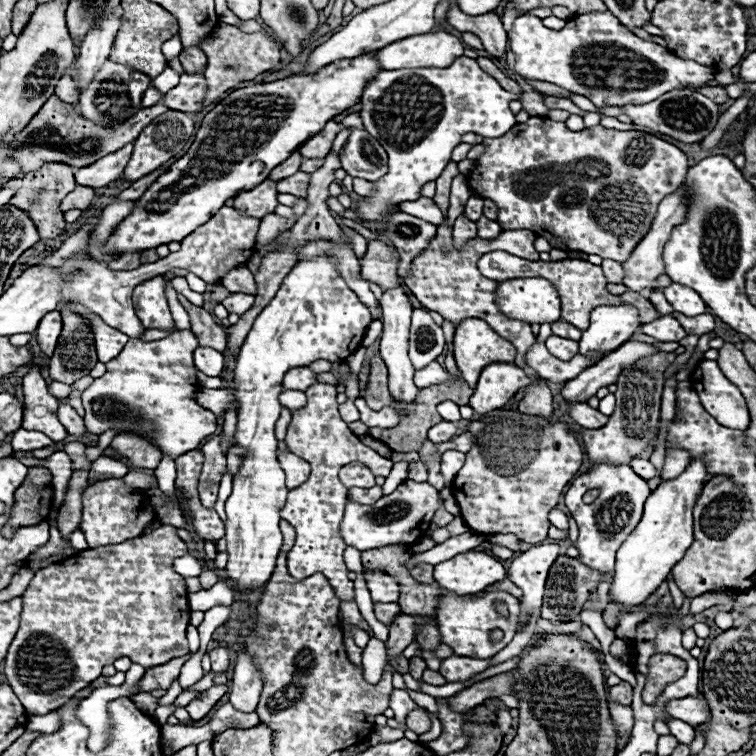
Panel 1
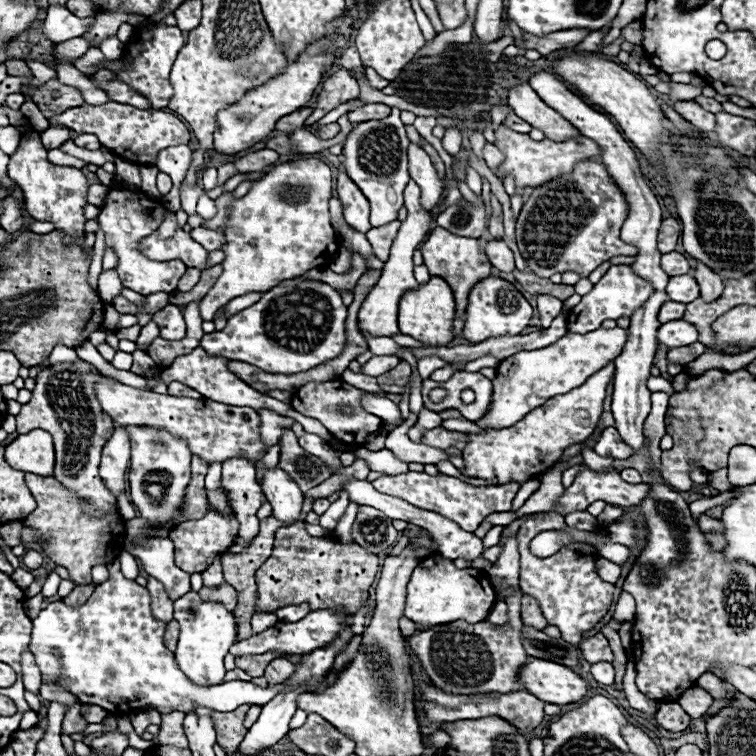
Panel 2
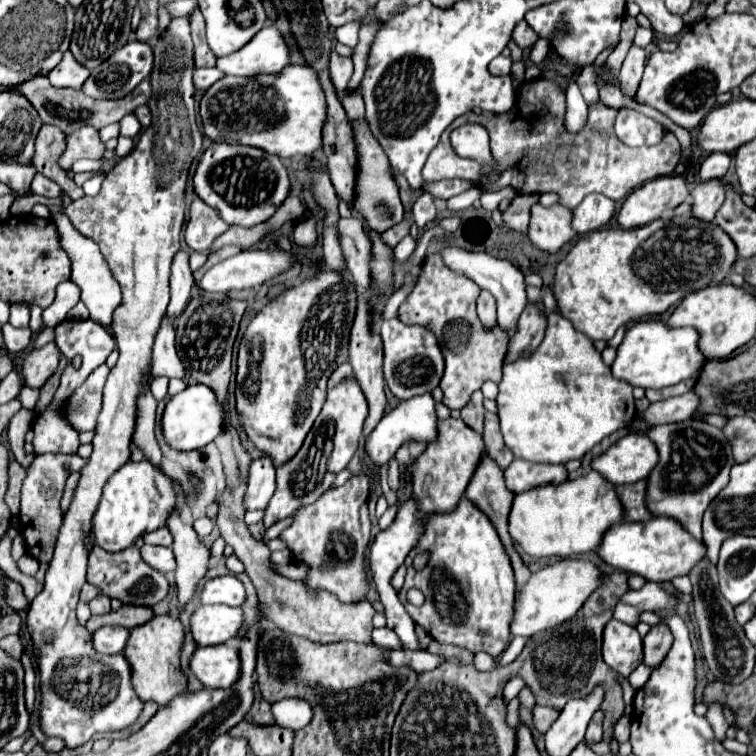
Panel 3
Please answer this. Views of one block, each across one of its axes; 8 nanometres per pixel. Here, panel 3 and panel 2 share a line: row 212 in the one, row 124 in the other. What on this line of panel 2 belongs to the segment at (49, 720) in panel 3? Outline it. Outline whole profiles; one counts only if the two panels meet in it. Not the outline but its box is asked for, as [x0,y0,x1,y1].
[50,102,190,164]

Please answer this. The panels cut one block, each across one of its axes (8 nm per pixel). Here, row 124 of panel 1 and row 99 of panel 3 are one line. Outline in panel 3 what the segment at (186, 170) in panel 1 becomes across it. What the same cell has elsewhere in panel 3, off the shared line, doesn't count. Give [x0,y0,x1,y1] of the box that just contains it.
[200,64,324,158]

